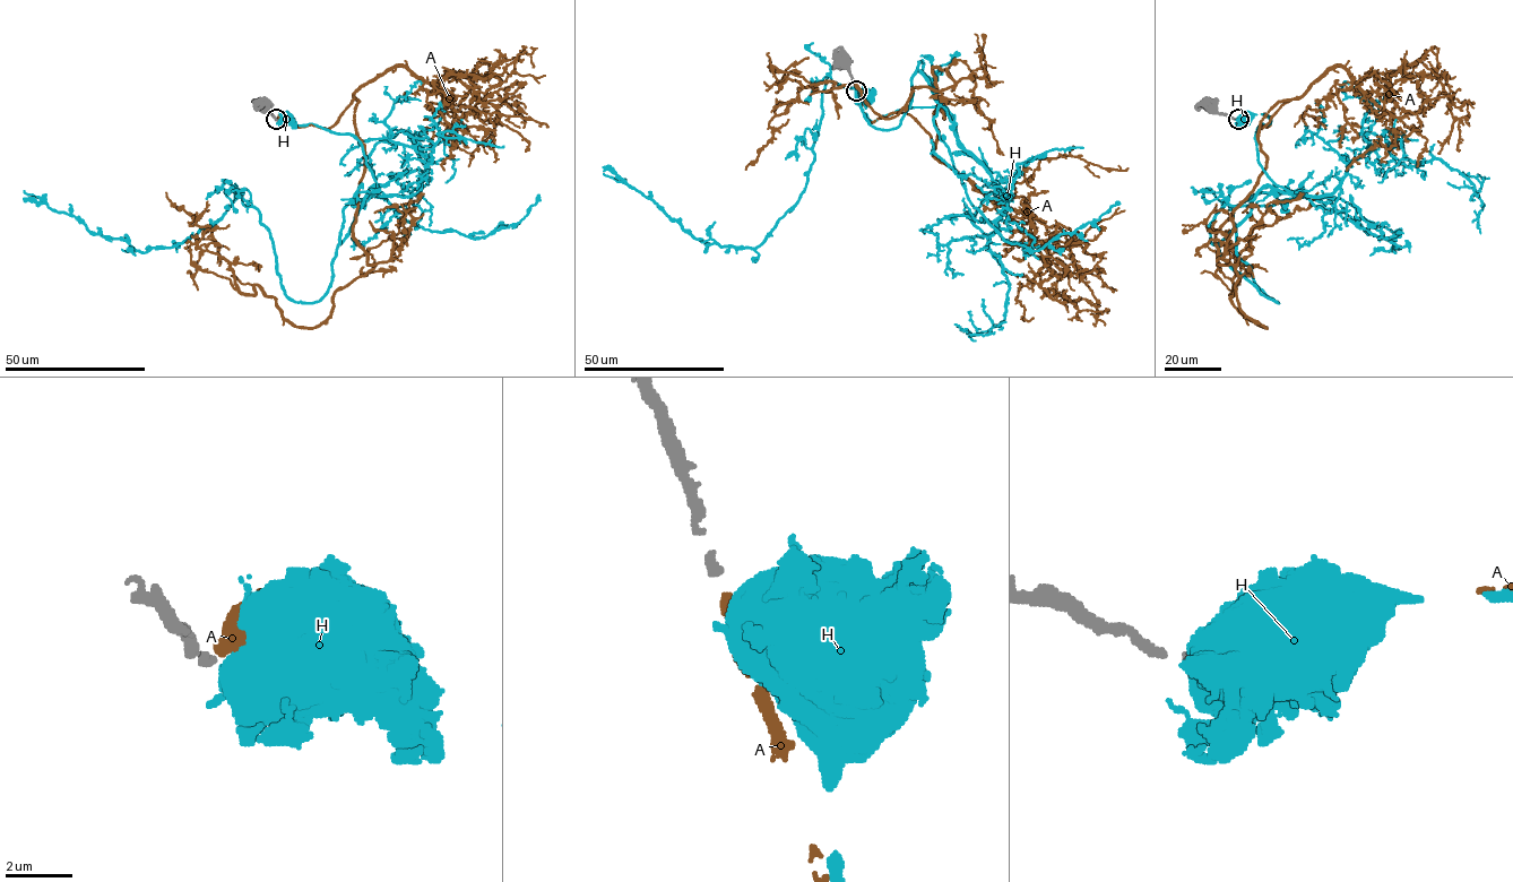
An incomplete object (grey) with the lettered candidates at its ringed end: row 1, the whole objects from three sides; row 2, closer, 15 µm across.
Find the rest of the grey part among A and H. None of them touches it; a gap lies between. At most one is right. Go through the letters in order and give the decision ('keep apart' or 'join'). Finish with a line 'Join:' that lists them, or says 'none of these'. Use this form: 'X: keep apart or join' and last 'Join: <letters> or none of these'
A: join
H: keep apart
Join: A

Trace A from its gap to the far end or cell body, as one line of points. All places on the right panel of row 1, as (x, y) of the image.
A: (1239, 119), (1294, 98), (1262, 119), (1267, 167), (1216, 241), (1261, 327), (1230, 297), (1235, 258), (1317, 192)

